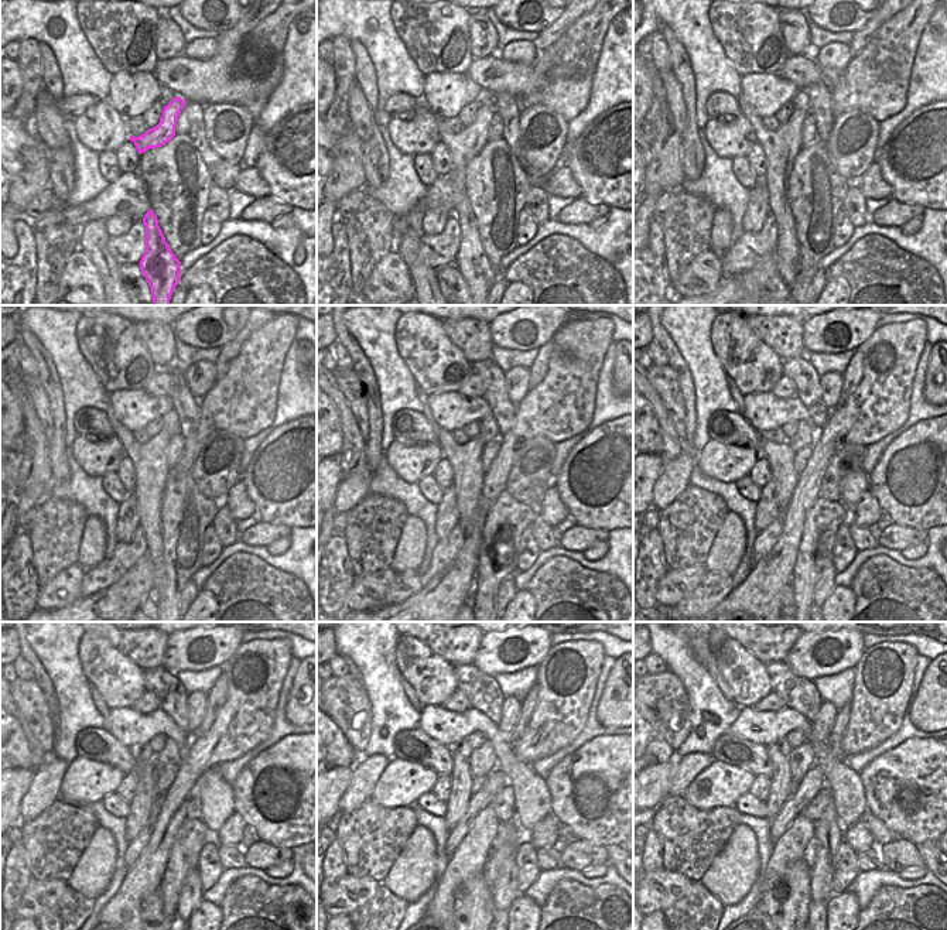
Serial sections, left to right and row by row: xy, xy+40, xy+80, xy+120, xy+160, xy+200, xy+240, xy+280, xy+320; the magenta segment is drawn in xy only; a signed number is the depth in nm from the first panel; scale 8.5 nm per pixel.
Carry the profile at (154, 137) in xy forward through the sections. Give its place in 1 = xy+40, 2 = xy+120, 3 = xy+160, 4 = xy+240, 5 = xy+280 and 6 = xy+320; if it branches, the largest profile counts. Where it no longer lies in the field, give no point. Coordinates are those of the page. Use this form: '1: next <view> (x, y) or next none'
1: next xy+40 (472, 263)
2: next xy+120 (151, 469)
3: next xy+160 (465, 460)
4: next xy+240 (96, 697)
5: next xy+280 (407, 689)
6: next xy+320 (701, 650)

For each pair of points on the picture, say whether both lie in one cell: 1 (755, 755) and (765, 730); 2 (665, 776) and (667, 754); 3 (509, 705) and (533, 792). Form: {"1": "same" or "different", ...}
{"1": "different", "2": "different", "3": "different"}

